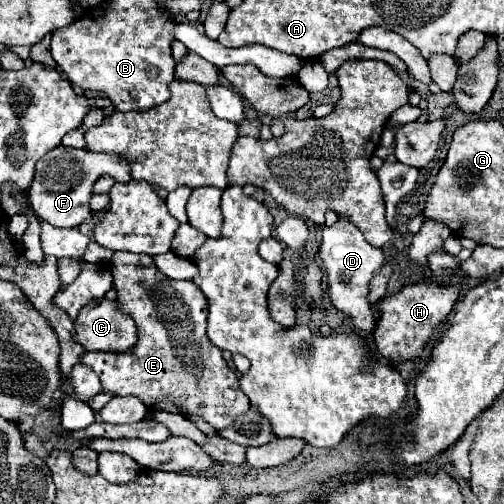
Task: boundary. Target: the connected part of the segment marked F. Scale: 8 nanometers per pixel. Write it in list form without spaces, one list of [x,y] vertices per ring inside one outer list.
[[[56,146],[46,156],[42,156],[36,162],[36,172],[34,180],[30,184],[28,196],[30,196],[30,206],[34,214],[38,214],[42,220],[50,222],[56,228],[78,228],[86,220],[92,218],[92,208],[90,208],[90,196],[92,196],[92,186],[94,182],[110,174],[116,180],[130,180],[130,162],[122,154],[96,154],[86,148],[66,148],[66,146]]]

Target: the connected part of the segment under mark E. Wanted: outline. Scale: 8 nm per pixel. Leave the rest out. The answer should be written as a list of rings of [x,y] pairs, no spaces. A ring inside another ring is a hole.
[[[114,252],[112,256],[112,276],[114,288],[118,290],[120,308],[136,320],[138,326],[138,344],[126,354],[112,352],[86,352],[82,354],[80,364],[92,368],[102,384],[102,390],[110,390],[116,396],[136,396],[142,400],[148,410],[166,410],[184,416],[198,416],[206,422],[212,422],[216,430],[232,426],[238,414],[250,410],[250,400],[240,390],[234,370],[228,368],[222,352],[210,344],[206,336],[206,316],[208,302],[200,288],[190,280],[172,280],[162,274],[150,254],[132,254],[132,252]]]

